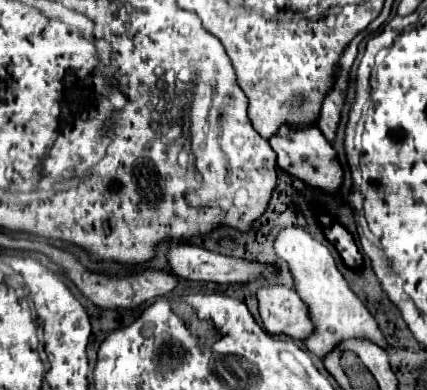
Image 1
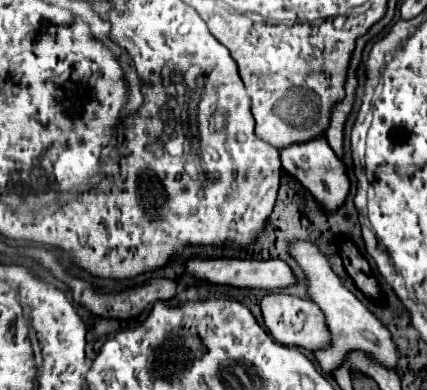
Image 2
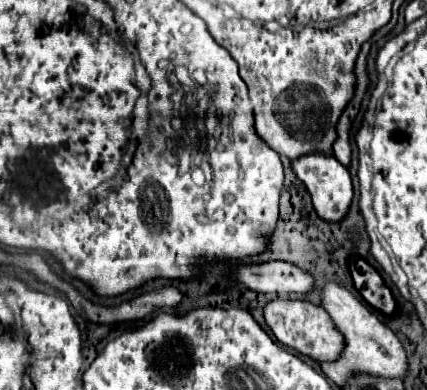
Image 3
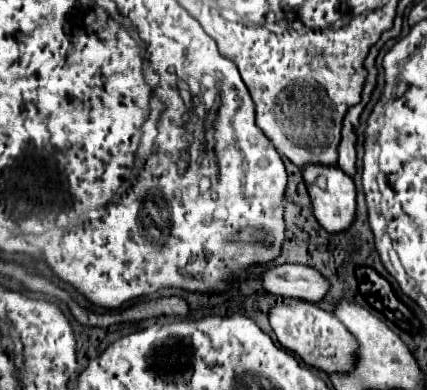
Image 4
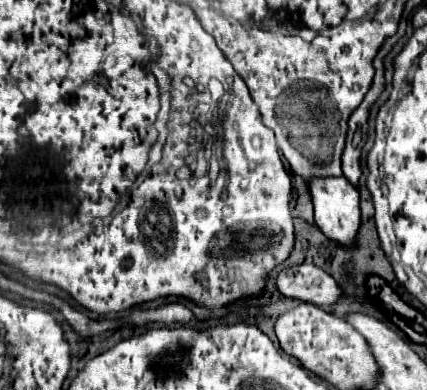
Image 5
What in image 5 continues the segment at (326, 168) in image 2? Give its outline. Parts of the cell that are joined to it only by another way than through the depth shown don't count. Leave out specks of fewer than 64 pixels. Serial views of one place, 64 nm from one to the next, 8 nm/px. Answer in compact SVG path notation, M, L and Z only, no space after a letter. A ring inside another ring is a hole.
M324 176L324 178L310 178L308 182L310 196L314 202L314 220L316 226L332 240L350 246L356 238L360 228L360 198L354 184L350 184L344 176Z

